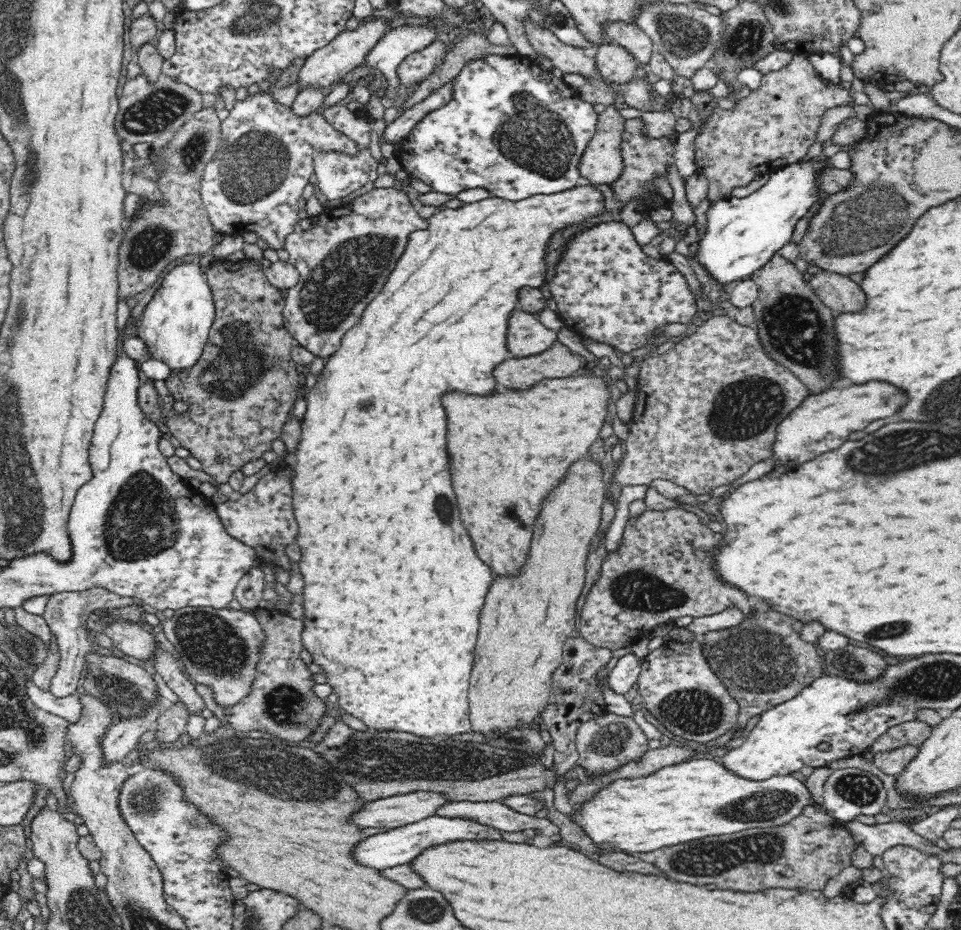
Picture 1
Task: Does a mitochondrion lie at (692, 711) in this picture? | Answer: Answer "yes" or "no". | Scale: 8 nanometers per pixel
yes

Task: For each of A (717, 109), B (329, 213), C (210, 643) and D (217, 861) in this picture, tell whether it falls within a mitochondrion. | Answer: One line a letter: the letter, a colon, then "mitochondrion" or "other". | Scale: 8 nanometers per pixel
A: other
B: other
C: mitochondrion
D: other

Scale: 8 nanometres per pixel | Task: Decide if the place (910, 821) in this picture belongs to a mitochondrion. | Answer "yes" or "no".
no

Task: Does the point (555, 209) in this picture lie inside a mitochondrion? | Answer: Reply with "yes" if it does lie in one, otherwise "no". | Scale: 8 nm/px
no

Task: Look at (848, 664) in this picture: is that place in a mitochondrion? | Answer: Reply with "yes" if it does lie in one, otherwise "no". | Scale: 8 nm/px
yes

